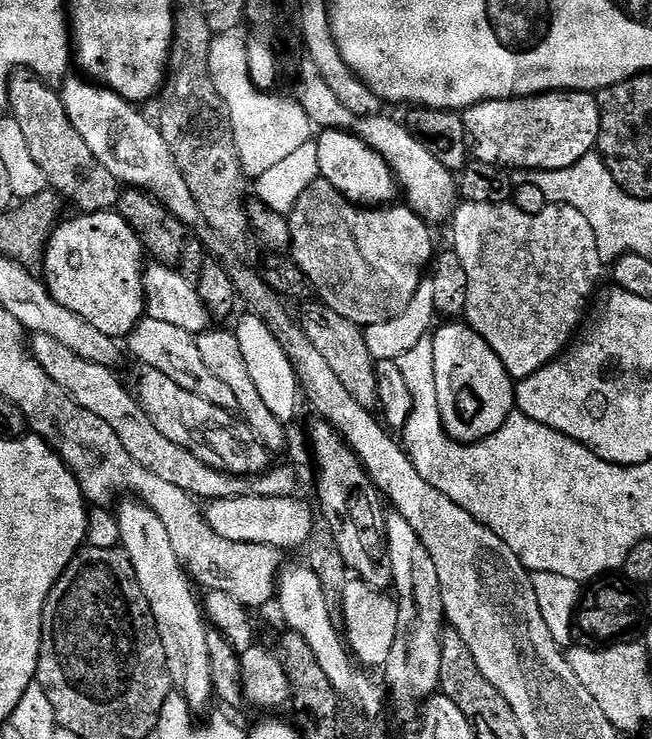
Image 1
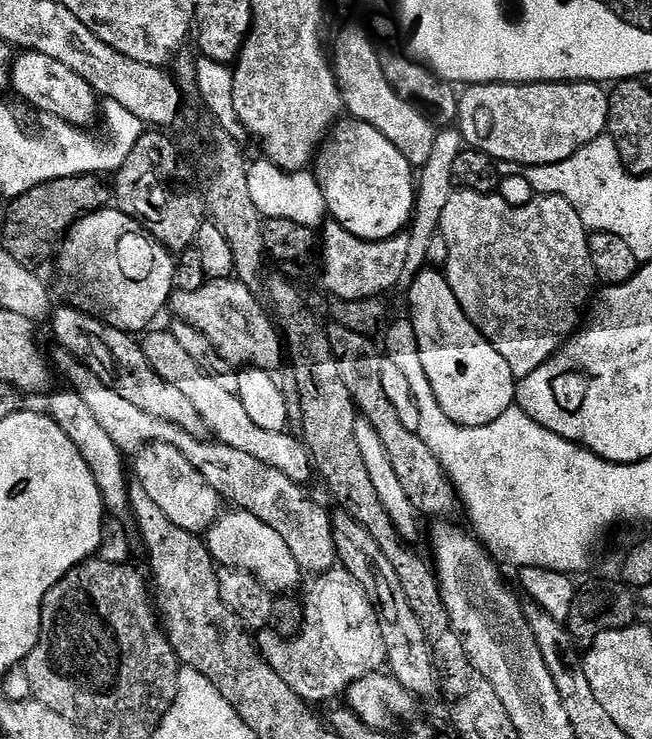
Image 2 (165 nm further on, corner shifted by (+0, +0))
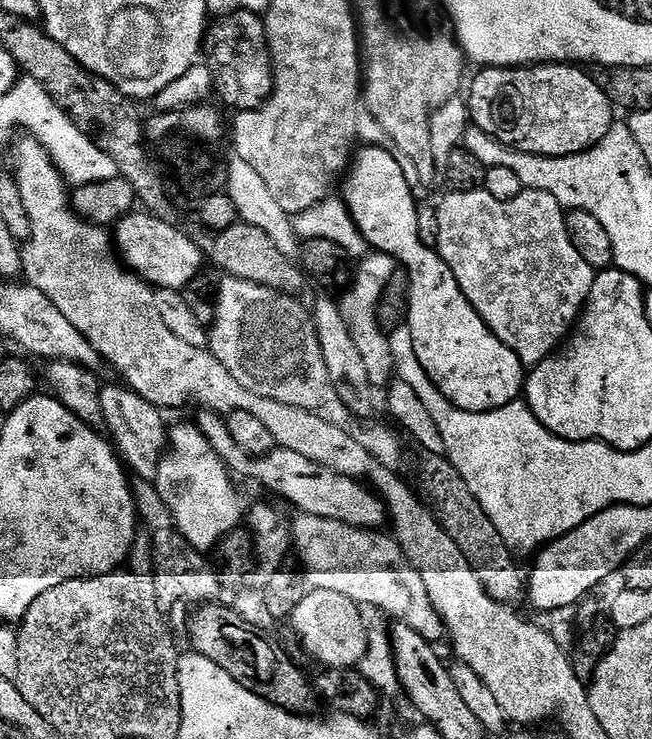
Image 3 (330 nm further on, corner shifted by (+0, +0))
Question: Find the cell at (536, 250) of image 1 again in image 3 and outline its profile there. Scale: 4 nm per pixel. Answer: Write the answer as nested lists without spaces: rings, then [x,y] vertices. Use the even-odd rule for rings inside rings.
[[[483,190],[478,192],[449,191],[447,195],[438,200],[436,210],[438,214],[438,246],[436,251],[444,259],[446,266],[450,266],[454,278],[458,278],[458,286],[462,290],[462,294],[466,294],[470,306],[474,306],[474,310],[482,318],[482,322],[486,322],[488,329],[506,347],[514,350],[514,354],[518,354],[525,369],[531,370],[542,363],[547,356],[551,356],[553,352],[557,351],[565,343],[569,333],[575,329],[583,313],[584,305],[588,303],[590,298],[590,290],[596,281],[597,269],[592,268],[590,262],[586,262],[586,258],[582,258],[582,254],[578,254],[578,250],[574,250],[574,242],[570,242],[570,234],[568,233],[566,210],[560,205],[558,198],[554,198],[554,194],[525,190],[513,200],[499,200]]]

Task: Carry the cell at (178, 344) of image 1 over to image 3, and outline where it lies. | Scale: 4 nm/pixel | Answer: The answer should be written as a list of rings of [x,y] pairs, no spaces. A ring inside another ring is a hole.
[[[207,410],[199,413],[198,427],[201,434],[209,440],[210,446],[237,477],[249,476],[264,488],[269,488],[276,496],[289,500],[300,514],[314,514],[318,518],[334,518],[355,528],[380,530],[386,524],[386,509],[383,500],[369,485],[352,480],[349,476],[334,474],[326,466],[310,461],[292,450],[275,447],[264,456],[251,456],[230,434],[225,417]]]

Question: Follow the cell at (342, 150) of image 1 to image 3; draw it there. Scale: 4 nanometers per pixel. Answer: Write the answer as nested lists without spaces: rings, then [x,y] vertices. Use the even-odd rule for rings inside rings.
[[[364,146],[355,153],[354,159],[351,161],[350,167],[346,172],[346,179],[343,181],[344,193],[342,199],[348,206],[348,212],[352,215],[352,221],[358,226],[358,230],[364,236],[364,240],[368,244],[369,249],[377,252],[385,252],[386,255],[392,257],[397,265],[409,274],[409,310],[406,321],[406,327],[410,330],[410,334],[414,338],[414,354],[418,354],[418,362],[422,362],[422,370],[426,370],[426,374],[438,386],[438,390],[444,395],[448,401],[454,406],[458,406],[467,412],[493,412],[507,404],[515,404],[521,399],[522,393],[526,388],[526,369],[524,364],[518,358],[518,354],[514,354],[514,350],[506,347],[498,337],[491,332],[486,326],[486,322],[482,322],[482,318],[474,310],[474,306],[470,306],[470,302],[466,298],[466,294],[462,294],[462,290],[458,286],[458,278],[454,278],[454,274],[450,270],[450,266],[446,266],[446,262],[440,256],[439,252],[434,248],[427,248],[422,242],[422,238],[418,238],[418,210],[416,209],[418,197],[415,196],[413,185],[408,183],[406,174],[402,170],[400,161],[395,151],[389,150],[384,146]]]

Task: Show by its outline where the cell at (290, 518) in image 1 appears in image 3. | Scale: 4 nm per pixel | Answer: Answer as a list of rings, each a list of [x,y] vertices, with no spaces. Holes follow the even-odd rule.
[[[105,385],[100,391],[105,429],[110,430],[111,441],[125,465],[131,471],[133,469],[139,479],[151,479],[167,447],[168,428],[164,426],[163,413],[132,389],[117,385]]]

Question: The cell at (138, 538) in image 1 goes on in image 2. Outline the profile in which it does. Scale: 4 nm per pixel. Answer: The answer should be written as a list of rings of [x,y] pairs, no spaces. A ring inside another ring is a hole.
[[[67,391],[56,392],[49,398],[48,408],[46,407],[47,415],[51,416],[54,422],[58,422],[58,426],[62,426],[62,430],[68,435],[70,442],[74,442],[74,446],[78,446],[82,458],[86,458],[86,462],[98,482],[100,493],[104,496],[105,509],[113,516],[127,517],[130,512],[128,502],[130,479],[128,480],[127,474],[124,473],[125,453],[116,445],[114,438],[110,438],[110,434],[106,434],[106,430],[102,430],[102,422],[98,422],[98,418],[94,418],[94,410],[90,410],[90,406],[86,406],[86,402],[80,397],[79,392]]]

